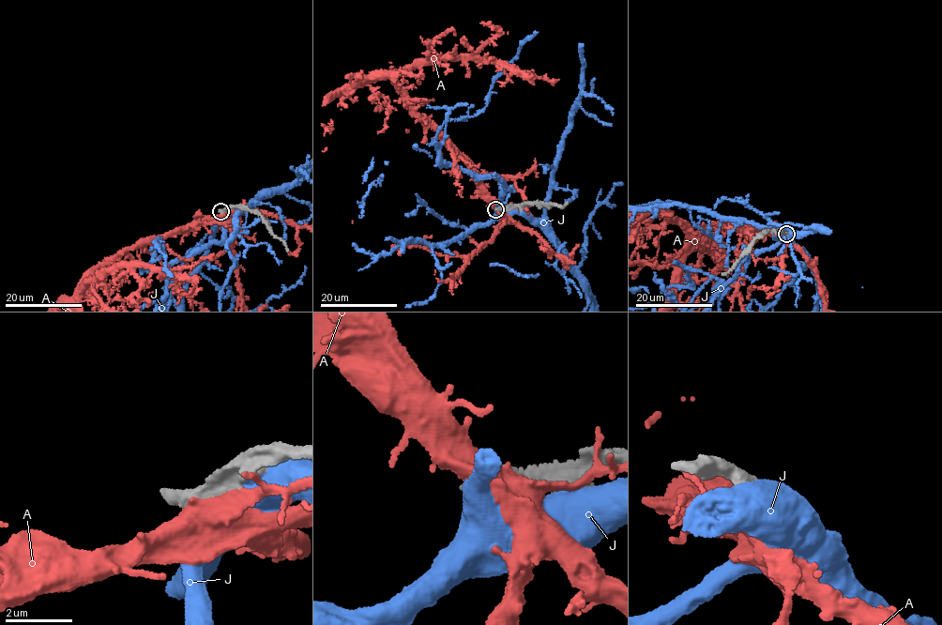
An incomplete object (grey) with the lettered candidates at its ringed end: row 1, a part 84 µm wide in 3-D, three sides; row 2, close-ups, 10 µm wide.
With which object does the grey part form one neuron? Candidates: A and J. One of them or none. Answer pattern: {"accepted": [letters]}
{"accepted": []}

